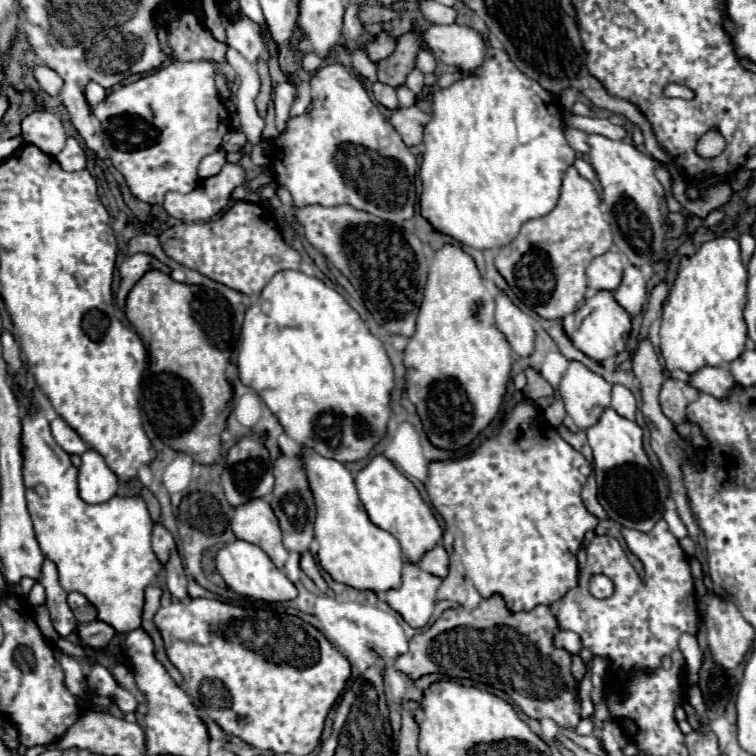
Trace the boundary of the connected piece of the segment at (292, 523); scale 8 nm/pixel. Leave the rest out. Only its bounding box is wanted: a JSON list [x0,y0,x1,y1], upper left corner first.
[270,455,316,553]

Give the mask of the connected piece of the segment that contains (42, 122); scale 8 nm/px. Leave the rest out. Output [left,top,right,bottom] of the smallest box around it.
[22,111,66,157]

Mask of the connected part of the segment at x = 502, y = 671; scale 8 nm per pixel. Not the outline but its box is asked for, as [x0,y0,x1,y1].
[394,595,580,729]

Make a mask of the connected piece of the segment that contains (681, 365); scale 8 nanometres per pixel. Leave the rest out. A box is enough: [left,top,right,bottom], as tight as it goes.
[660,237,748,373]

